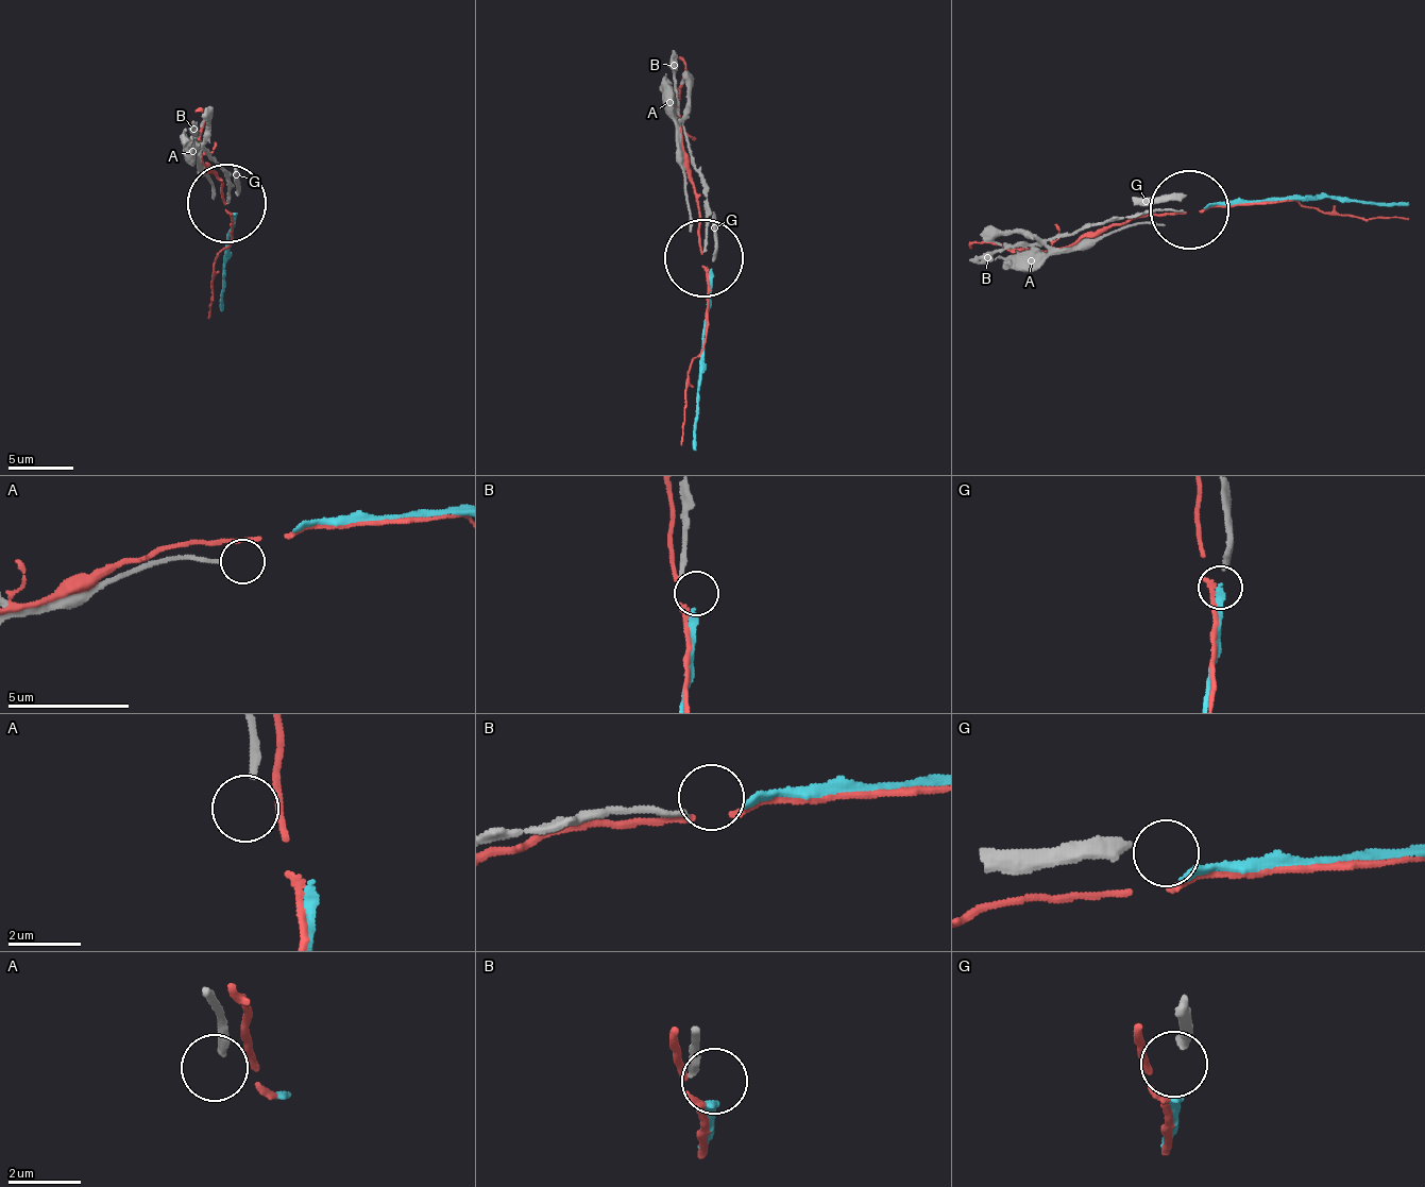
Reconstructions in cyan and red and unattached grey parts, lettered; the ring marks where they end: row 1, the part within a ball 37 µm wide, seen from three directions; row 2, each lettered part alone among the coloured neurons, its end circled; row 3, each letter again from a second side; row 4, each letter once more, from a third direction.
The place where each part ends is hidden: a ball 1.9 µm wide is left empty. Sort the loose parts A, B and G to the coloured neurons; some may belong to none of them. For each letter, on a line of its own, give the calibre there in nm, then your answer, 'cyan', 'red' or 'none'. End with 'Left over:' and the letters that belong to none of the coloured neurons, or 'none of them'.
A: 190 nm thick; none
B: 190 nm thick; cyan
G: 320 nm thick; none
Left over: A, G

